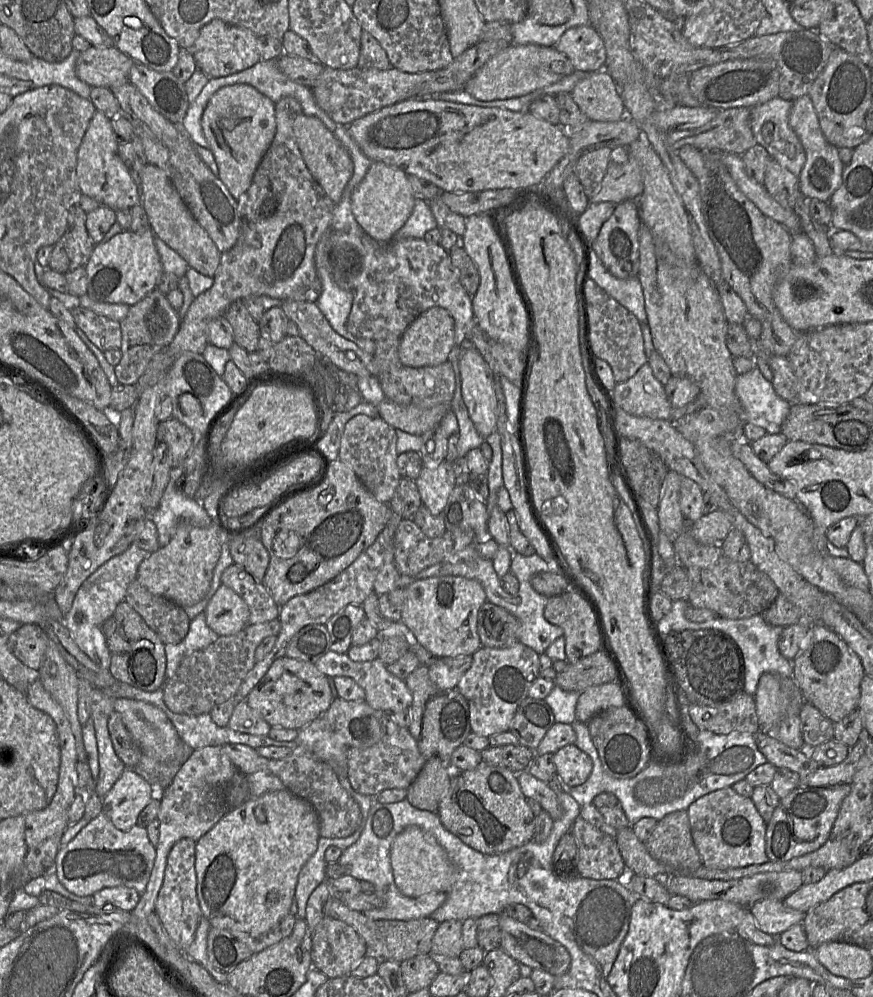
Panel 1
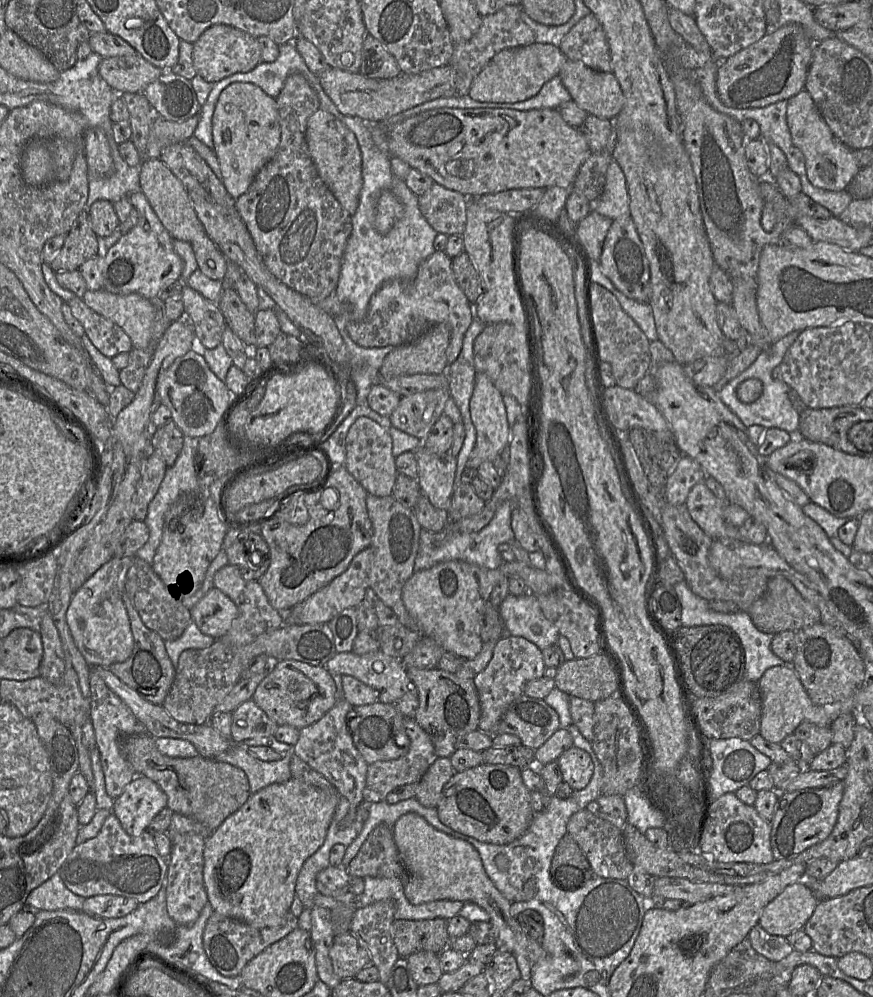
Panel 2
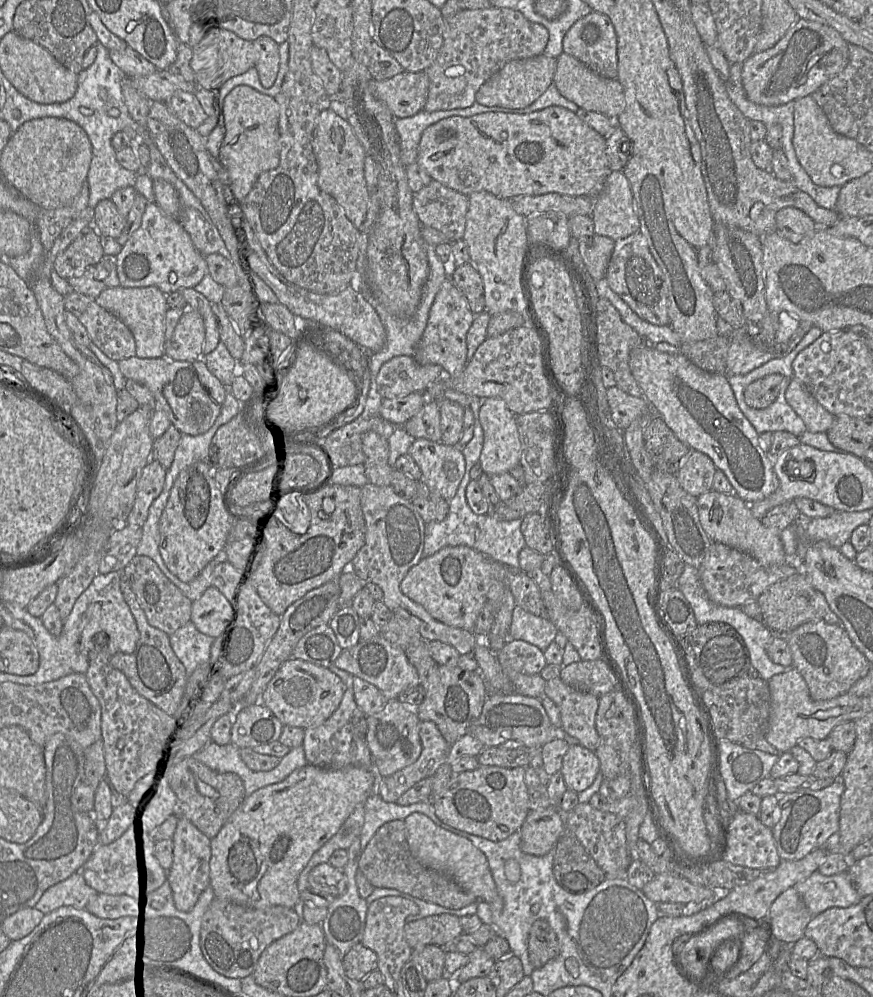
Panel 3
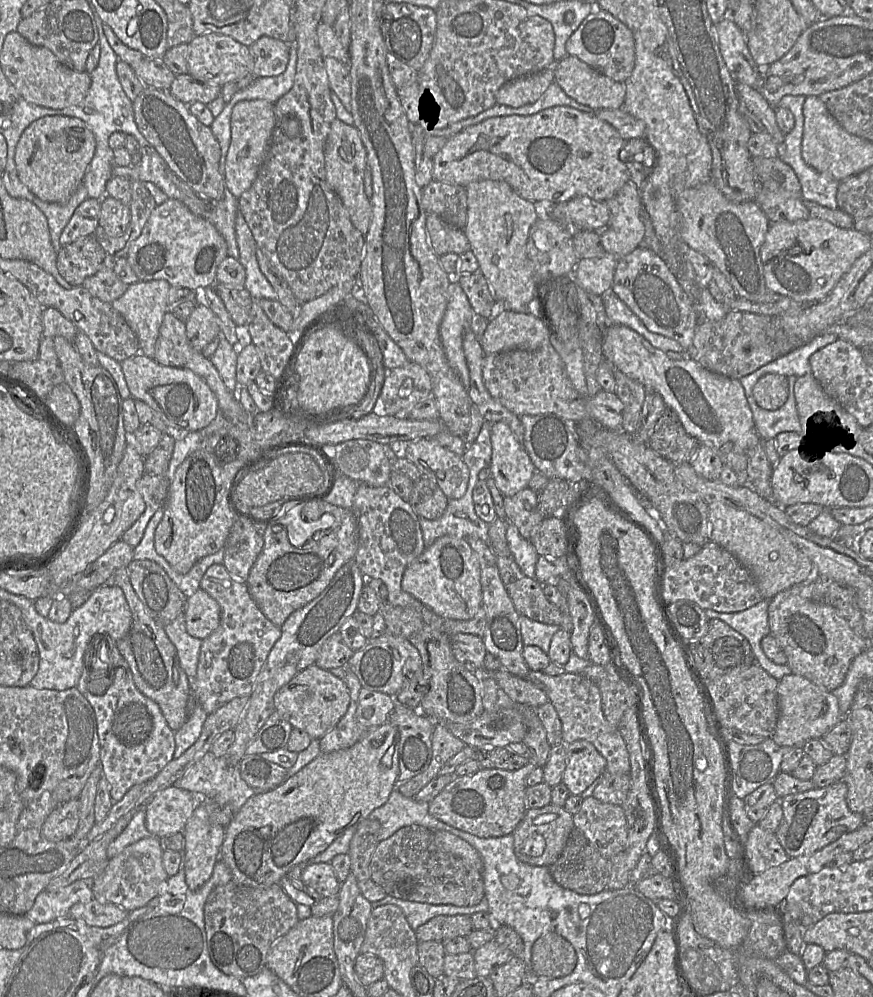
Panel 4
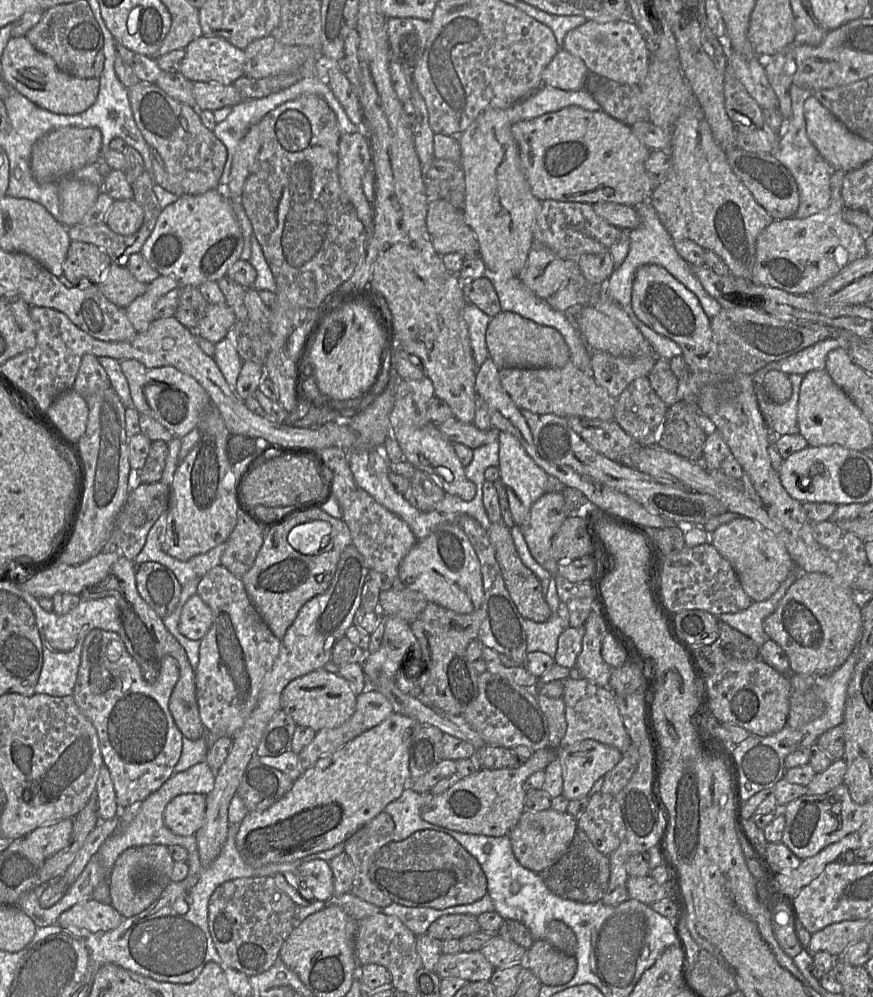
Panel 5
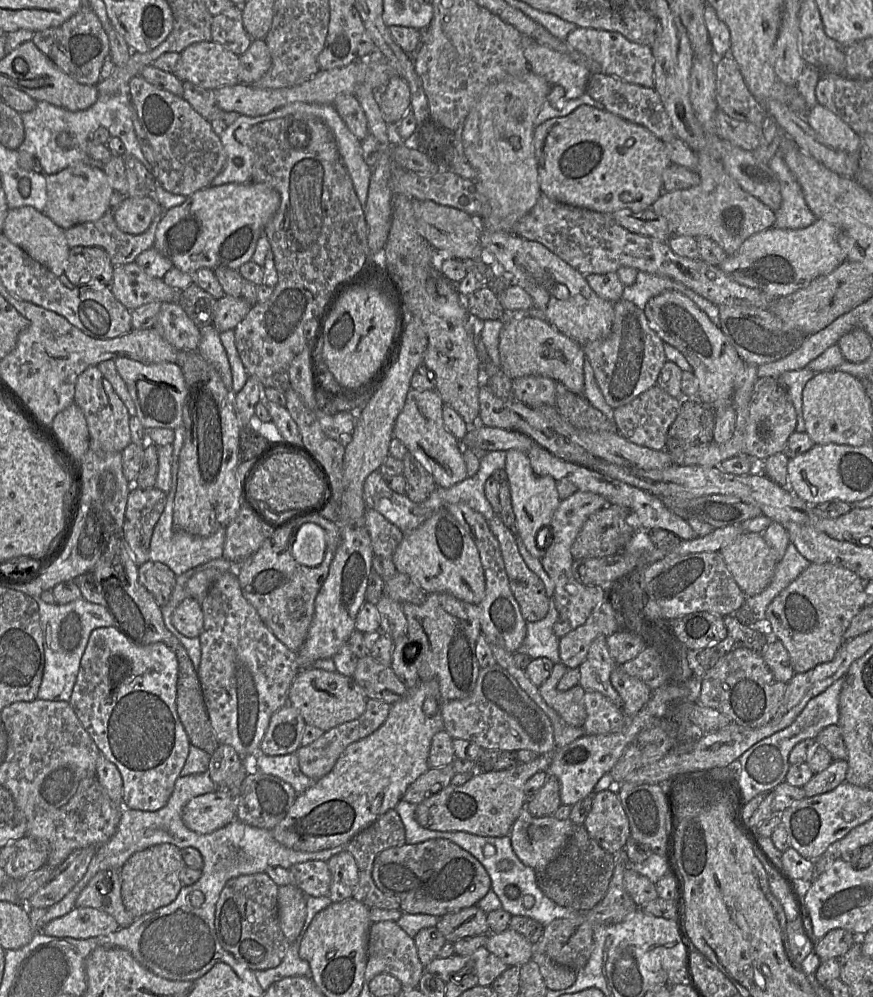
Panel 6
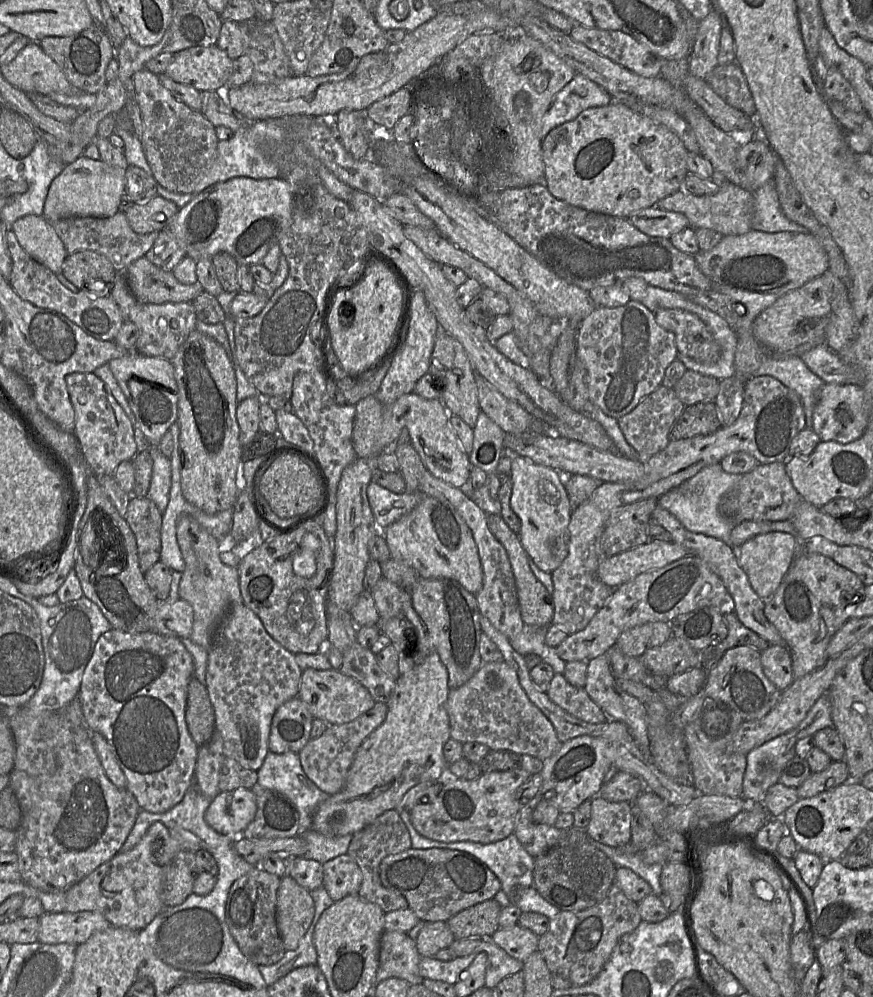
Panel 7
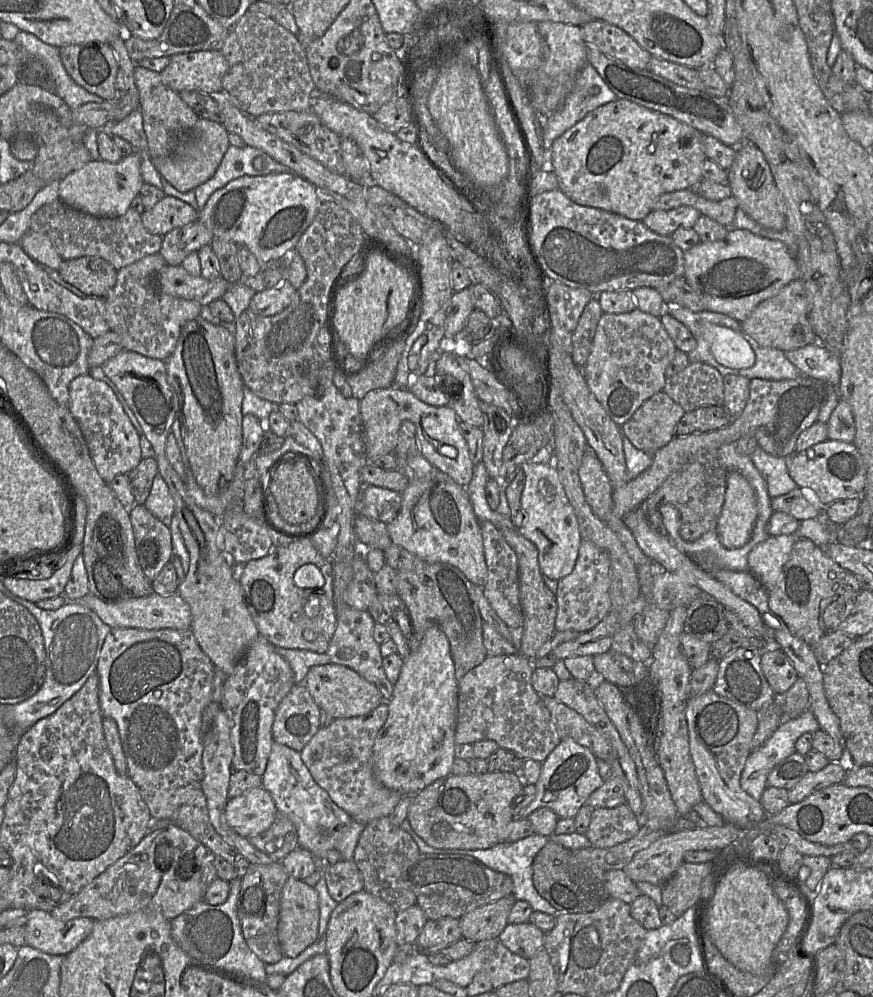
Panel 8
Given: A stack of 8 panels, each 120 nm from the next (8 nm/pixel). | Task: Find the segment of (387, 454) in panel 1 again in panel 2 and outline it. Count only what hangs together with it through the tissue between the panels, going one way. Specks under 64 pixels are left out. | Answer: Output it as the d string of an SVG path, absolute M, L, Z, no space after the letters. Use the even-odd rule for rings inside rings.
M359 417L347 433L344 466L370 495L377 497L392 495L398 475L392 447L393 441L389 431L368 417Z

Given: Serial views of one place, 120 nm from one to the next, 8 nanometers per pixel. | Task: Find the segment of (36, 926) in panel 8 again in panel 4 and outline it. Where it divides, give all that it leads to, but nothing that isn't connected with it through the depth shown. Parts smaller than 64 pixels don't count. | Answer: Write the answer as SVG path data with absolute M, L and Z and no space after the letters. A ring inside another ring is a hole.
M93 898L86 903L76 903L69 911L69 916L82 920L90 926L109 927L121 922L129 912L120 906Z

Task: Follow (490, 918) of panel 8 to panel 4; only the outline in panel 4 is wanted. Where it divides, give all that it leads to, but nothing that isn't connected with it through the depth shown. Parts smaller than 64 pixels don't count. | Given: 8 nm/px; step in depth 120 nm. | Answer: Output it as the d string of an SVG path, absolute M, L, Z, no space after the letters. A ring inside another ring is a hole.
M439 915L415 930L418 942L444 942L455 937L467 937L474 930L471 915Z

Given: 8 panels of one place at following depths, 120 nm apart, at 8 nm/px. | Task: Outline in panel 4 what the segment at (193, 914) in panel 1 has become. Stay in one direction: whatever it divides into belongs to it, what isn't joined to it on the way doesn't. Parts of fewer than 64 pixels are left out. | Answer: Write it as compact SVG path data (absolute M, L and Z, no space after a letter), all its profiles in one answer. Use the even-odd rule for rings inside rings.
M200 804L186 823L183 849L183 868L185 881L191 890L201 888L211 877L217 861L220 859L220 850L225 837L226 827L213 823L206 809L206 805Z

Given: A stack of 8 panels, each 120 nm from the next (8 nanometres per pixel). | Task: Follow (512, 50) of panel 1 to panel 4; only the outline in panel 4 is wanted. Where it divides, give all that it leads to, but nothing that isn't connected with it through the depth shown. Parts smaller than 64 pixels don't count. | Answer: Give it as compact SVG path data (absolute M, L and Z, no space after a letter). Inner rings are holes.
M553 67L506 82L496 93L496 104L519 108L536 102L554 82Z

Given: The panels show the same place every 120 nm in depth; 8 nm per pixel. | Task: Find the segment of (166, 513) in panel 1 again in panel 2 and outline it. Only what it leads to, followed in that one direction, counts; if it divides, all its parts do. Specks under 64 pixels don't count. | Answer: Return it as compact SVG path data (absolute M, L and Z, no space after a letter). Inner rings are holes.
M185 437L183 447L179 456L176 459L175 464L172 467L168 467L164 475L164 479L160 484L160 487L149 503L148 513L144 520L149 529L149 539L147 543L137 551L136 556L143 559L149 564L152 564L157 549L160 546L163 527L165 523L165 514L170 506L176 501L181 493L189 493L194 491L203 491L200 487L198 478L198 443L200 438Z

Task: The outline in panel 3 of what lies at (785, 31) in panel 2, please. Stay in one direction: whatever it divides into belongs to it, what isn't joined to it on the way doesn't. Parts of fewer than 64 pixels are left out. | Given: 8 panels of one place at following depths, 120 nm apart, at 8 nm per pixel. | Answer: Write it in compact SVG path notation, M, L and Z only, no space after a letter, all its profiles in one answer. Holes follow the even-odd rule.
M798 18L773 47L754 52L741 63L745 95L749 101L766 106L785 104L811 95L846 67L848 47L849 43L834 28Z

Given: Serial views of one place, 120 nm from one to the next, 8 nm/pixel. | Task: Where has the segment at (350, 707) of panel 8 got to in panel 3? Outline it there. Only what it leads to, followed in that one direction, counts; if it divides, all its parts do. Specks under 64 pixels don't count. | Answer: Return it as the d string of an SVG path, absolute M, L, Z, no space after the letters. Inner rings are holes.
M291 658L276 672L262 695L261 703L284 725L304 730L317 727L338 709L346 687L330 669Z

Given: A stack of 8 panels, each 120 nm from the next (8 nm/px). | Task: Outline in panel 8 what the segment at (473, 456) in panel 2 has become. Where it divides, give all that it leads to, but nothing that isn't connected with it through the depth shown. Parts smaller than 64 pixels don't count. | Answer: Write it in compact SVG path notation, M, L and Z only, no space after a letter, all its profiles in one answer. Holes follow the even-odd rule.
M531 460L520 467L526 478L521 495L524 518L518 530L537 547L541 572L558 581L573 571L578 557L582 537L577 517L553 460Z

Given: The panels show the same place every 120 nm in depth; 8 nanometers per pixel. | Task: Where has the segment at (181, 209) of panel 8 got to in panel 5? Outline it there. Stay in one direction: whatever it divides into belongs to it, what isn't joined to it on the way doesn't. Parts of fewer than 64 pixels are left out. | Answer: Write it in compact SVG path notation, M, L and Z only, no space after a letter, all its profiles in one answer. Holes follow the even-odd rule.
M115 200L106 216L105 223L117 234L135 234L144 221L144 211L134 200Z

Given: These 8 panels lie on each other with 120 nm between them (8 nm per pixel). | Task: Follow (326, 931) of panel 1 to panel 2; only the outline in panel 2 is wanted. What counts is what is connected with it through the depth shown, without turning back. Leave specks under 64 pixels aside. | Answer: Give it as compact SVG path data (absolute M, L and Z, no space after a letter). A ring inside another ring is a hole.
M350 931L334 936L329 957L335 974L341 980L355 978L361 969L372 963L366 948Z

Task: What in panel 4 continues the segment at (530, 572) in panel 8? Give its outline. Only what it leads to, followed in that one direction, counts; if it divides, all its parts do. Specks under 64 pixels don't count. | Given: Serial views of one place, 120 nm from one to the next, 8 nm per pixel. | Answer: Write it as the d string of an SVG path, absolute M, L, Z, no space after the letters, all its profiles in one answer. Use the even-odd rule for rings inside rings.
M497 517L493 522L488 524L490 548L496 556L500 577L516 611L520 615L526 616L531 620L560 626L563 619L560 608L552 604L546 598L542 590L542 584L538 582L536 578L526 576L513 558L506 539L506 530L509 524L508 521Z

